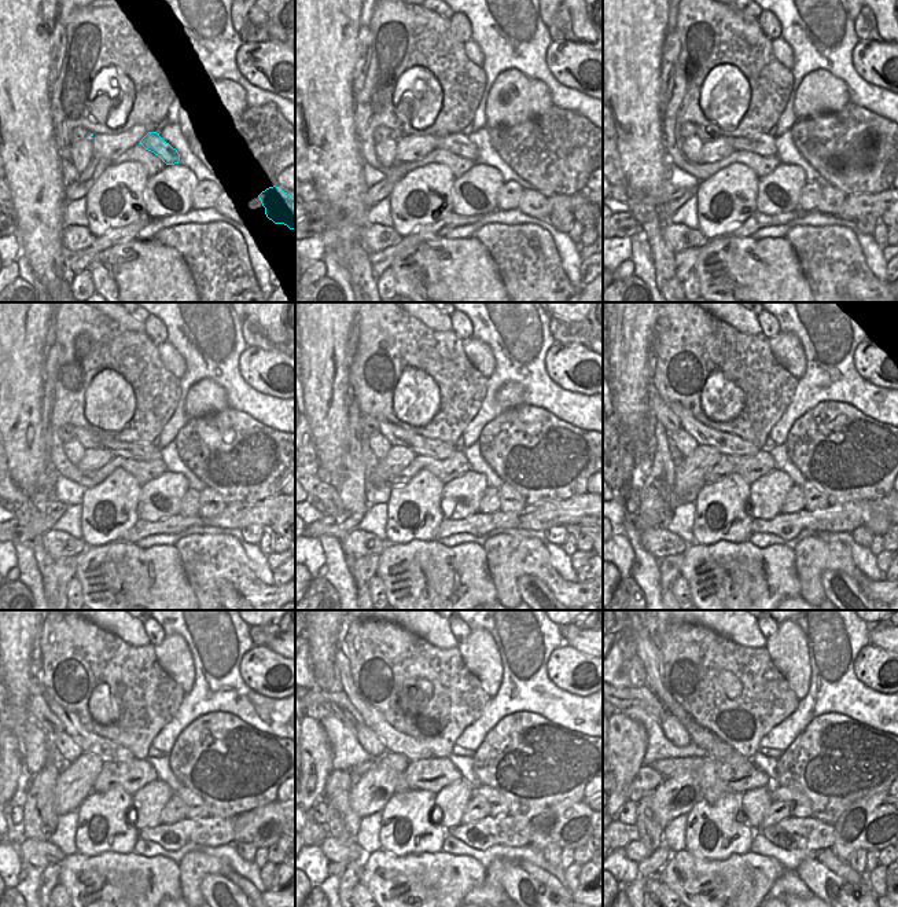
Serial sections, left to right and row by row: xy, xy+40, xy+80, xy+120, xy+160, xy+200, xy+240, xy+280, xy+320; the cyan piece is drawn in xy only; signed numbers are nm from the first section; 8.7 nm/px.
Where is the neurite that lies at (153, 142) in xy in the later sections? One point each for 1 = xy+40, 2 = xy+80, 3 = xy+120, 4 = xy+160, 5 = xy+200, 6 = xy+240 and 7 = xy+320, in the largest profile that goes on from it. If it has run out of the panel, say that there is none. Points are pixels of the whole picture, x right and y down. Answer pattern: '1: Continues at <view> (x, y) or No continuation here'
1: Continues at xy+40 (457, 143)
2: Continues at xy+80 (764, 144)
3: Continues at xy+120 (142, 452)
4: Continues at xy+160 (396, 436)
5: Continues at xy+200 (729, 444)
6: Continues at xy+240 (110, 752)
7: Continues at xy+320 (647, 650)

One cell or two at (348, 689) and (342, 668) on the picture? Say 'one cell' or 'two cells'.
one cell

